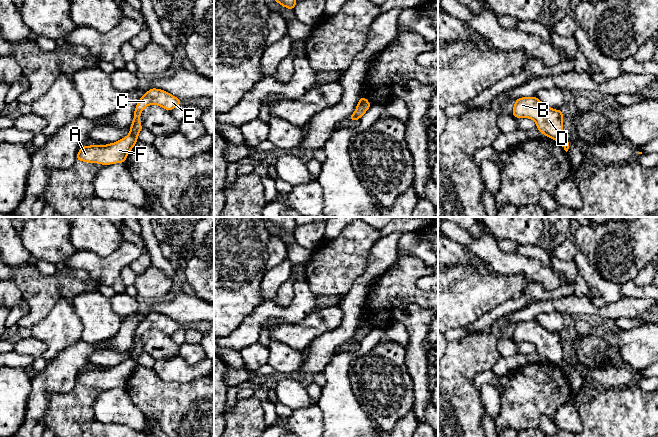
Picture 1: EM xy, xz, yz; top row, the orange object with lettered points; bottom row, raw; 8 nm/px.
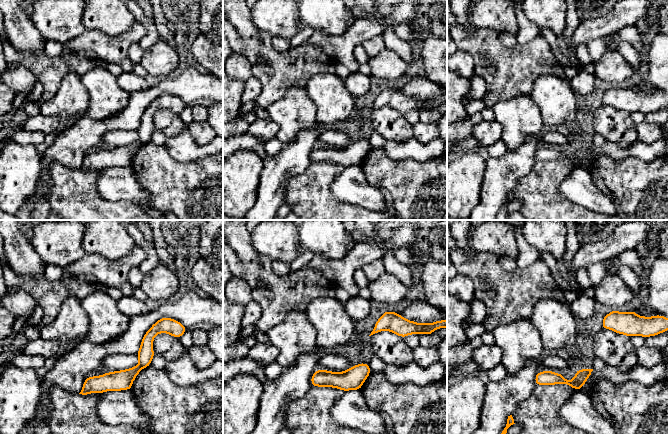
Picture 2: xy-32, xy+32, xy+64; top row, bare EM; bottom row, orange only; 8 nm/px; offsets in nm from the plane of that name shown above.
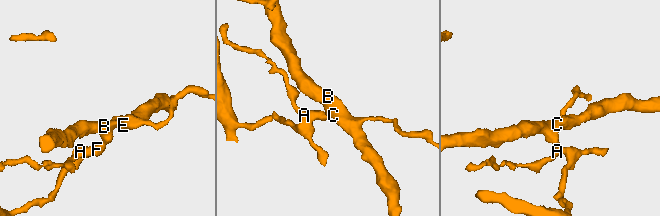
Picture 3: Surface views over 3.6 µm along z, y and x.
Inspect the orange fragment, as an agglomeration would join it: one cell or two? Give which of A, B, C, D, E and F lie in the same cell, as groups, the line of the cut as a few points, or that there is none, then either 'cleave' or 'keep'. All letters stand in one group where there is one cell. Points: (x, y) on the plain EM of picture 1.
A F / B C D E; cut in xy along (130, 357), (136, 362); cleave

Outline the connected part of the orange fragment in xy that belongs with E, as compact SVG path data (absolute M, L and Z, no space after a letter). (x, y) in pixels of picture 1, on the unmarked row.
M158 312L149 313L138 325L134 333L133 346L130 350L130 358L135 362L138 361L140 355L143 353L139 346L142 334L151 329L158 329L167 335L171 336L175 331L182 329L182 324L173 320L169 316Z

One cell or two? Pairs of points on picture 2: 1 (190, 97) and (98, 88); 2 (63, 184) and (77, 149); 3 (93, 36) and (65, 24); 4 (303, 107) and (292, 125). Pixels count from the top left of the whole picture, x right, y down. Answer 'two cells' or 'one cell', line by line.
1: two cells
2: two cells
3: two cells
4: one cell

